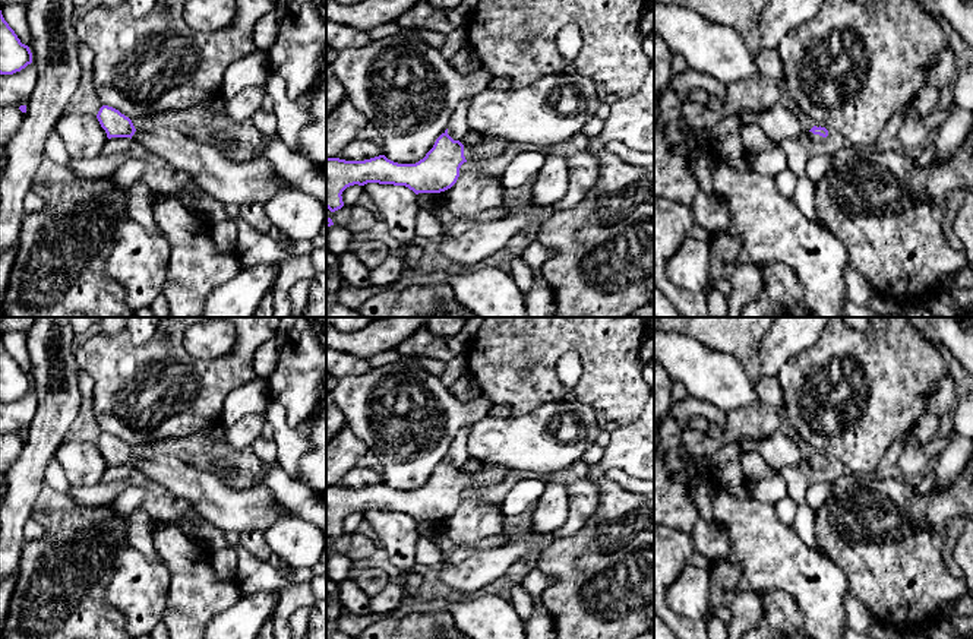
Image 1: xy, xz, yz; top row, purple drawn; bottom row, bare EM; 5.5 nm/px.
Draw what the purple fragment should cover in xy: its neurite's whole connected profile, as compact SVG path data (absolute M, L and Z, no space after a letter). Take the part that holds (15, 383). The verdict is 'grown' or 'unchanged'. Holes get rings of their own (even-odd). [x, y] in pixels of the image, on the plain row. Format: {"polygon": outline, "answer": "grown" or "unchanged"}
{"polygon": "M0 338L0 402L13 402L32 390L32 380L22 371Z", "answer": "unchanged"}

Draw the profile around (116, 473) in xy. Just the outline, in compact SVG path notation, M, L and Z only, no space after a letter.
M111 465L105 469L102 475L102 483L116 483L135 477L133 468L130 465Z

